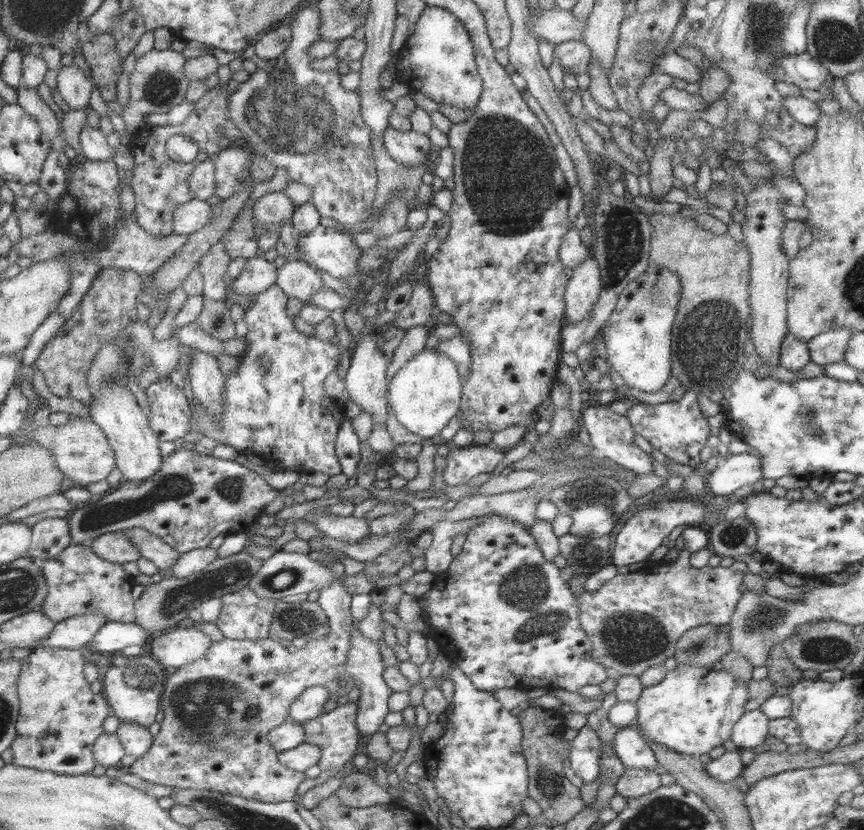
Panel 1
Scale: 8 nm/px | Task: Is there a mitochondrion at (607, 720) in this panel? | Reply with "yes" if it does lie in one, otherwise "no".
no

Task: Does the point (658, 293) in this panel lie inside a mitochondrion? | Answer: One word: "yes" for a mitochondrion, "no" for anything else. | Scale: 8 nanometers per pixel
yes

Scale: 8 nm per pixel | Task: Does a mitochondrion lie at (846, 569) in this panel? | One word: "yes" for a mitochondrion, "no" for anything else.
no

